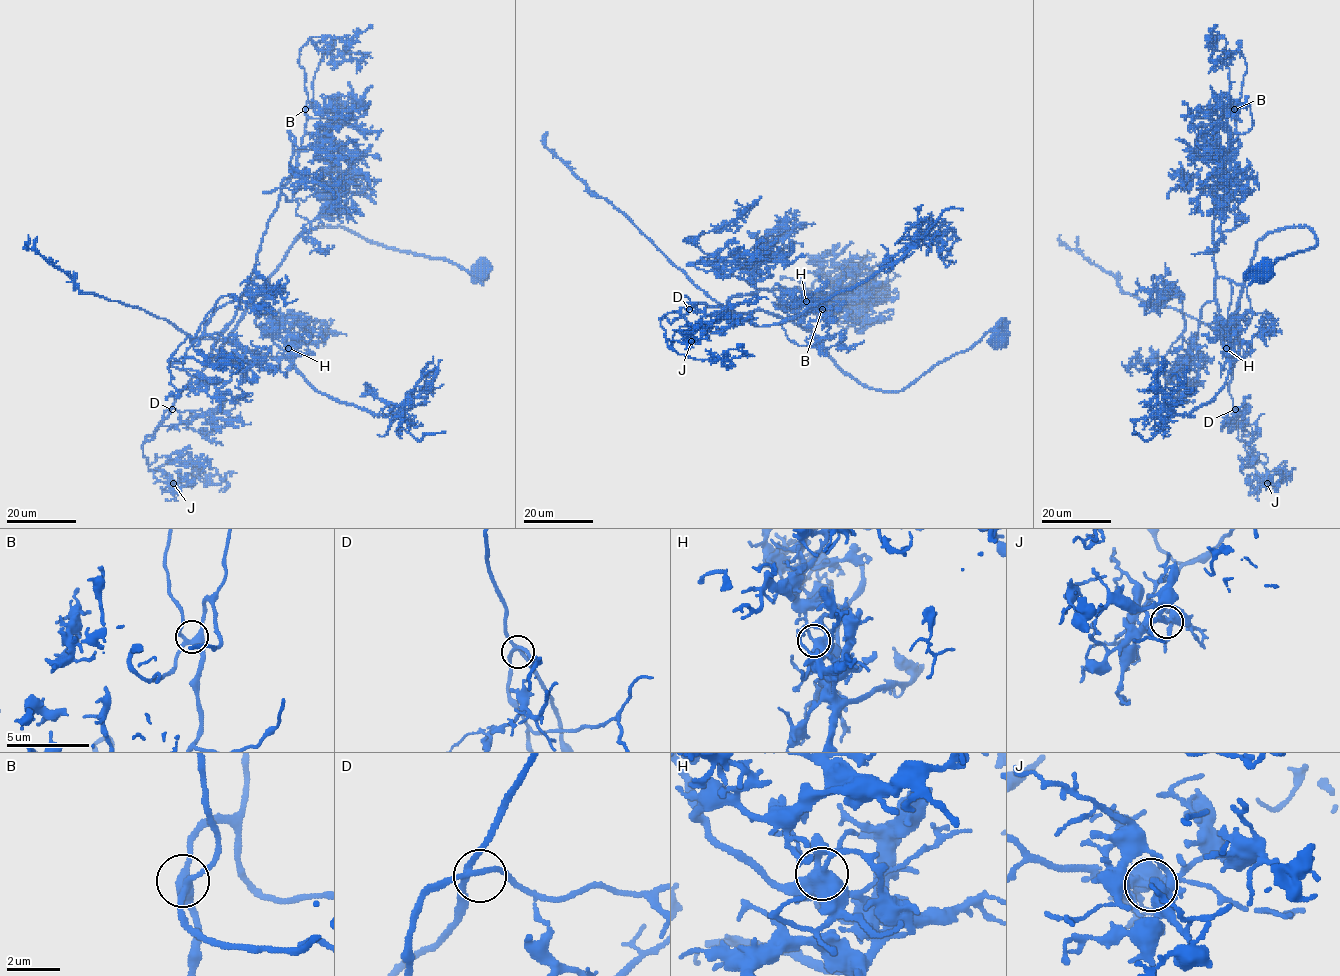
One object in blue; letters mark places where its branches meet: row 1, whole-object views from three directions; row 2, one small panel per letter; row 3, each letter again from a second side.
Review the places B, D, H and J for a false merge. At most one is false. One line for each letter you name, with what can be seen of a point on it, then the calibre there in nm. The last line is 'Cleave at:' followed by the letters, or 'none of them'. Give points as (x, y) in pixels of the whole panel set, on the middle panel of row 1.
H: Place: (806, 301). Thickness 420 nm
Cleave at: H

